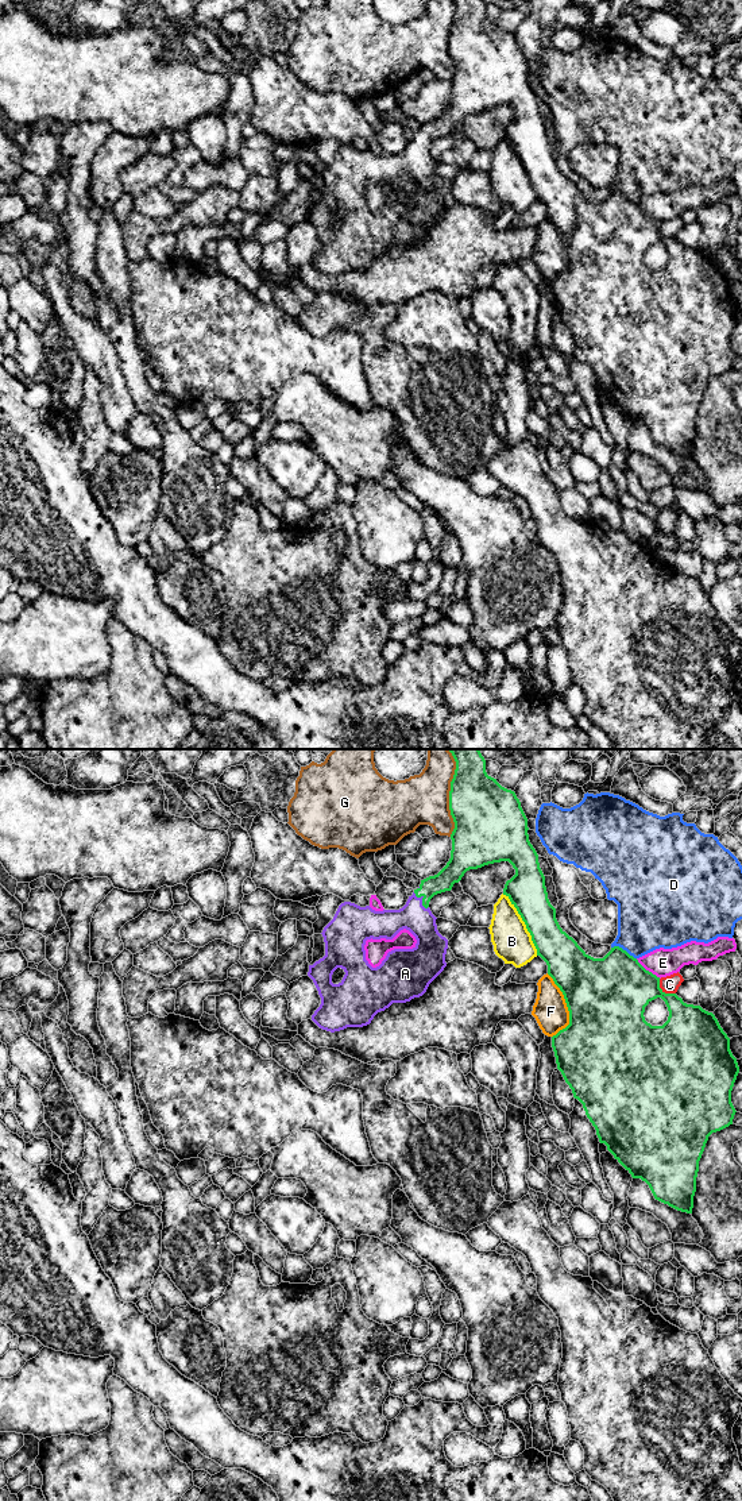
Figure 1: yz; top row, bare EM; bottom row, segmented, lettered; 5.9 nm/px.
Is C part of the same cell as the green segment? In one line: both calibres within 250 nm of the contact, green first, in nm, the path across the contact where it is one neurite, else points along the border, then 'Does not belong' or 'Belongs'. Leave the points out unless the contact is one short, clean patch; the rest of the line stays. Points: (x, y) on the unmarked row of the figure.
Thickness 360 nm (green) against 110 nm. Does not belong

